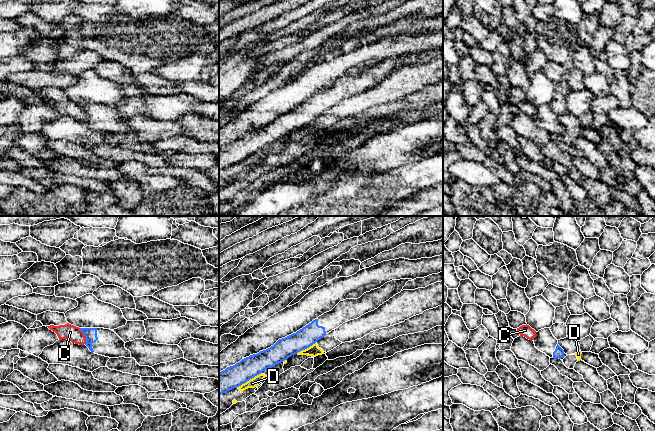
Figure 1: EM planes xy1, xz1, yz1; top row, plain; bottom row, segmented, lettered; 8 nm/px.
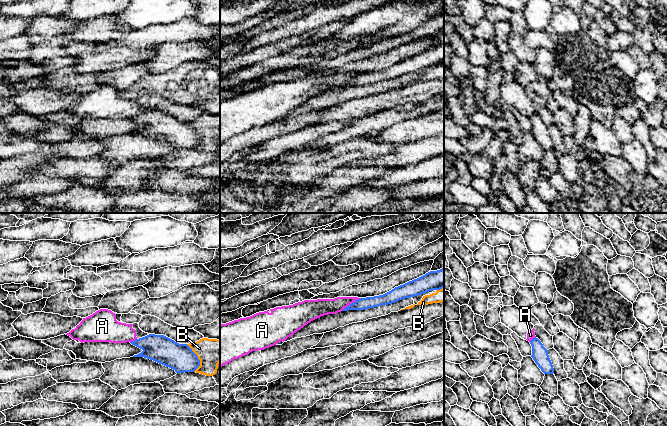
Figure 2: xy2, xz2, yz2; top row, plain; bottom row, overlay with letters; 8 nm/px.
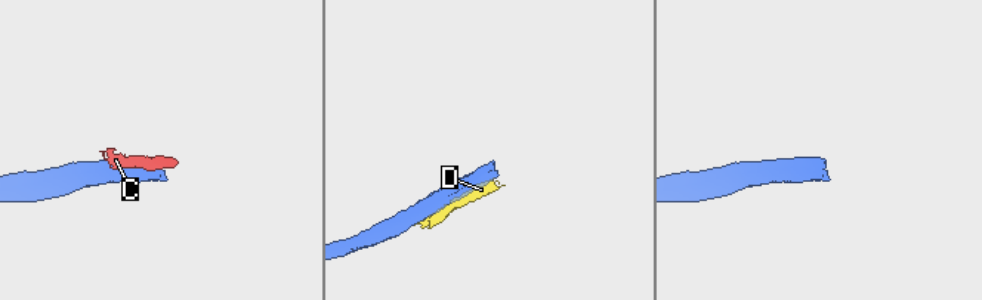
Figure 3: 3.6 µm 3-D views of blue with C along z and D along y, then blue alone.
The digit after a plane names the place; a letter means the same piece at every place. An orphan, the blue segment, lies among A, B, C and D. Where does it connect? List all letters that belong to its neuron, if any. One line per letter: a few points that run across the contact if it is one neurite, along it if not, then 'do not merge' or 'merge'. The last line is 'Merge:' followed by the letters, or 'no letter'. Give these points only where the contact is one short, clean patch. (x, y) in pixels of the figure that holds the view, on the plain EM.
A: do not merge
B: do not merge
C: do not merge
D: do not merge
Merge: no letter

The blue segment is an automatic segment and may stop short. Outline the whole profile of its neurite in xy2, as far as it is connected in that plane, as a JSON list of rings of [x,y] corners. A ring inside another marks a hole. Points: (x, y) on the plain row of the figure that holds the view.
[[[149,110],[130,118],[143,127],[133,133],[144,133],[173,145],[176,149],[194,148],[200,142],[200,136],[187,120],[179,120],[164,112]]]

